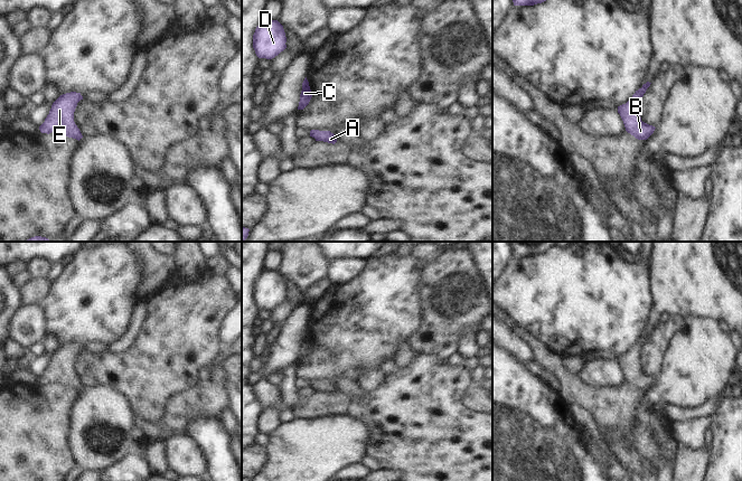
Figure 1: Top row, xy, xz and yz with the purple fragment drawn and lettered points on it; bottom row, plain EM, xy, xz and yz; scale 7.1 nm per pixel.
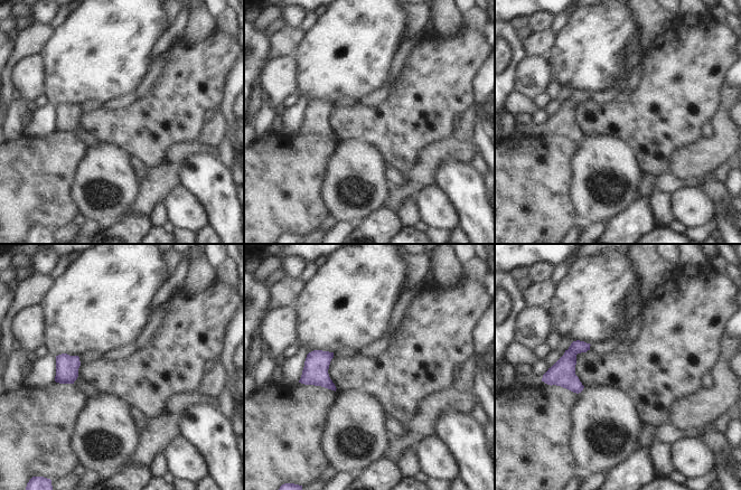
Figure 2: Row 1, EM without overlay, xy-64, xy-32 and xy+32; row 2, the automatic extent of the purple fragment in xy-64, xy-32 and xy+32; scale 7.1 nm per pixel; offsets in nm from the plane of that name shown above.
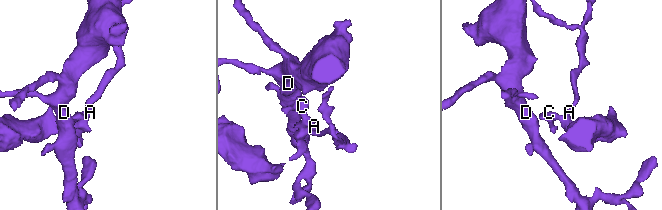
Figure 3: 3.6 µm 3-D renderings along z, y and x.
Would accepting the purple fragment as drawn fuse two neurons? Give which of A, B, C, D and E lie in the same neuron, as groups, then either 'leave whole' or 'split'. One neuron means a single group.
groups A B C D E; leave whole

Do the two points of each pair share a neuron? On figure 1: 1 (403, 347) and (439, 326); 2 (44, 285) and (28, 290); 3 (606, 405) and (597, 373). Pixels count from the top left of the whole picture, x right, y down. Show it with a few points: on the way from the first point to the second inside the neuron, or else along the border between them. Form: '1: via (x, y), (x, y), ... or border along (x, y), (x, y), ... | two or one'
1: border along (405, 341), (416, 352) | two
2: via (40, 286), (31, 290) | one
3: border along (578, 377), (594, 387), (618, 386), (625, 382) | two

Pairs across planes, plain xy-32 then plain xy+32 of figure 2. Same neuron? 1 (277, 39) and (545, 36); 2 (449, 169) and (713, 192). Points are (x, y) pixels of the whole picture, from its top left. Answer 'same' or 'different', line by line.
1: same
2: same

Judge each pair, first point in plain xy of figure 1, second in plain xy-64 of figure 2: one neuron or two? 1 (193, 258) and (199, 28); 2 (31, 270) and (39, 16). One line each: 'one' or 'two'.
1: one
2: one

